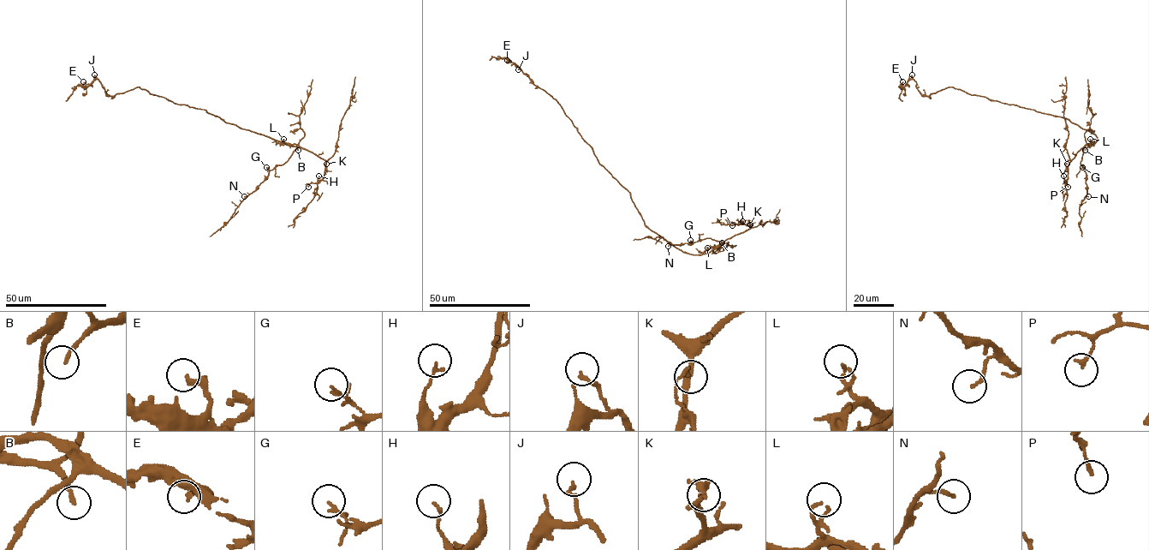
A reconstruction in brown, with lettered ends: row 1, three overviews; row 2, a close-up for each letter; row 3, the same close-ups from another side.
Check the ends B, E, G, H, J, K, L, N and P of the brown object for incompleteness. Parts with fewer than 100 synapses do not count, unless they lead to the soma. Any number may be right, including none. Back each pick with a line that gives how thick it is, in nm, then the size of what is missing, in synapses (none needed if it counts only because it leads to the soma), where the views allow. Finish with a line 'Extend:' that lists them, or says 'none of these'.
B: 150 nm
Extend: B

